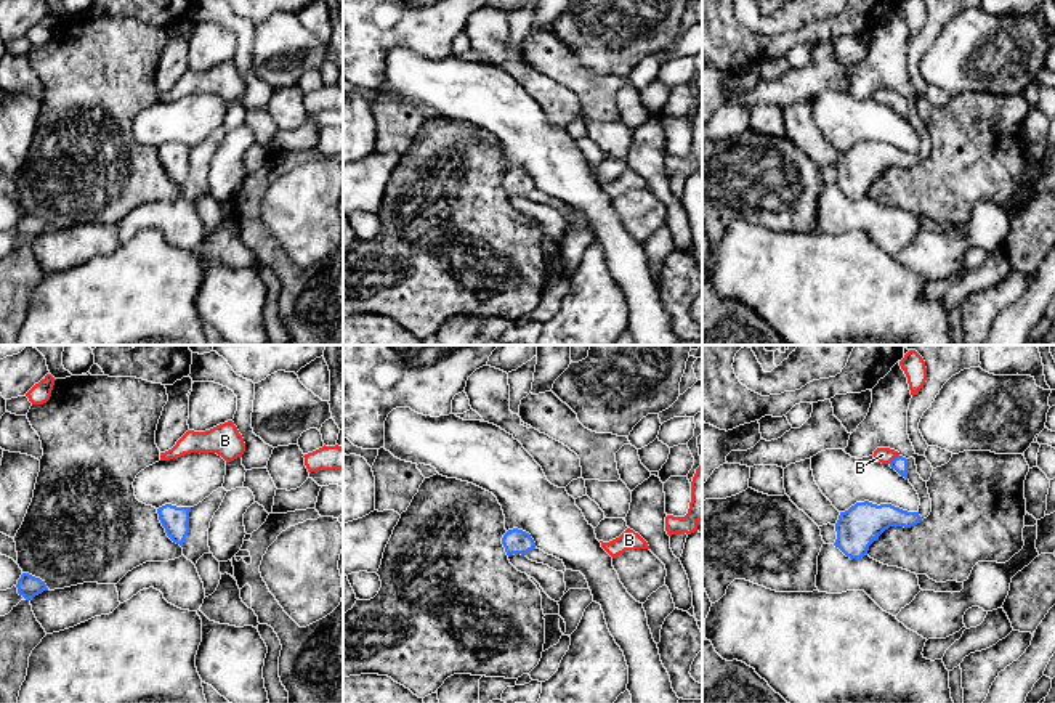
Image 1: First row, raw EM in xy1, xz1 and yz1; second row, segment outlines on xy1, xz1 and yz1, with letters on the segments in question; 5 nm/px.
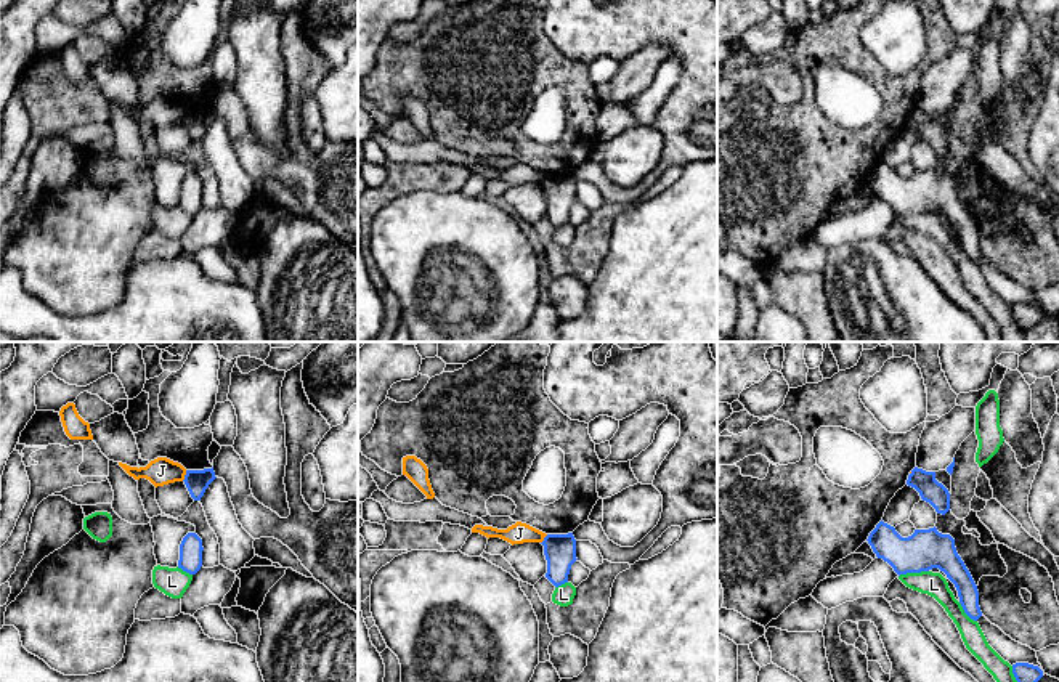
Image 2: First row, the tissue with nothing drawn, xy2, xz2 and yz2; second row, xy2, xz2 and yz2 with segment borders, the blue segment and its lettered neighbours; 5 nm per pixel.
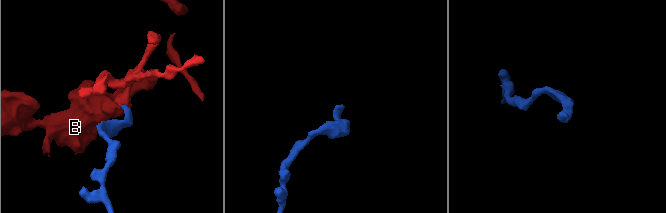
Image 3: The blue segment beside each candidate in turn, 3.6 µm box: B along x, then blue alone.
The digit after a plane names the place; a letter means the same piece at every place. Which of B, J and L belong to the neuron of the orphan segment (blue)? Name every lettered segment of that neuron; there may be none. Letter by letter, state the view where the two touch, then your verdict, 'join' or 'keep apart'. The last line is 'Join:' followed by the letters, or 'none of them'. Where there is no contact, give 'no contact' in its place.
B: yz1 | join
J: xy2 | keep apart
L: yz2 | keep apart
Join: B

